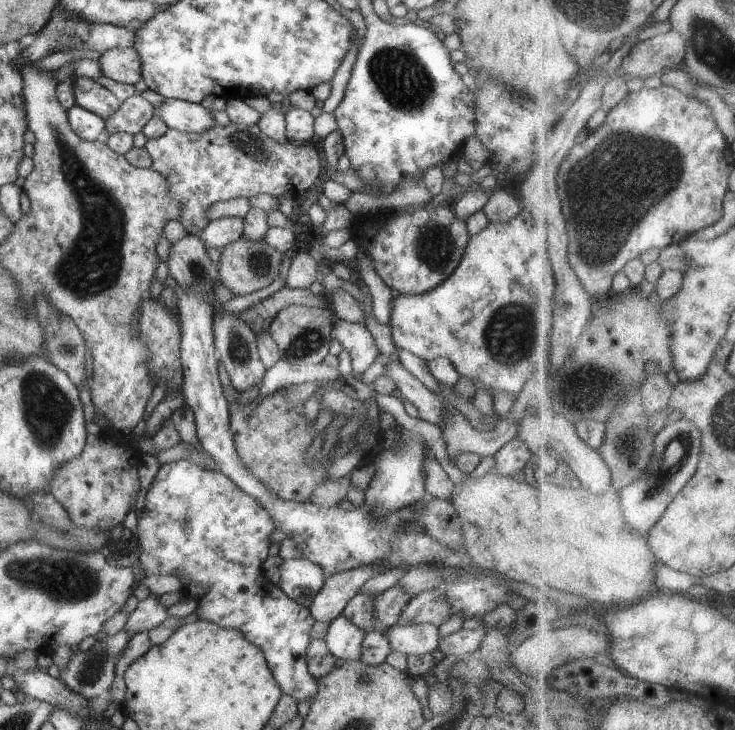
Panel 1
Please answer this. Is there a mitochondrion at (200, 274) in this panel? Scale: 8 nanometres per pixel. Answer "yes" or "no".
yes

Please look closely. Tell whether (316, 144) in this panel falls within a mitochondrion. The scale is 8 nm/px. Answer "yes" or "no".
no

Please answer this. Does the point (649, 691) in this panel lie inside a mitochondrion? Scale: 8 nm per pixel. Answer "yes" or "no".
no

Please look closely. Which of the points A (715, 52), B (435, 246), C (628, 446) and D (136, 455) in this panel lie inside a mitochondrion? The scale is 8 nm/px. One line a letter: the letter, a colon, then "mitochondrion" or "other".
A: mitochondrion
B: mitochondrion
C: mitochondrion
D: other

